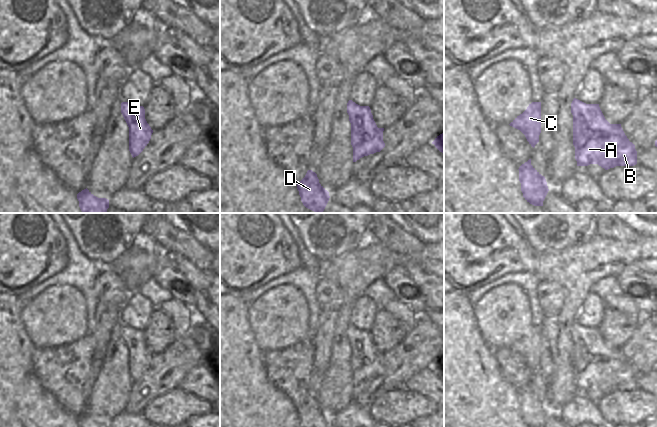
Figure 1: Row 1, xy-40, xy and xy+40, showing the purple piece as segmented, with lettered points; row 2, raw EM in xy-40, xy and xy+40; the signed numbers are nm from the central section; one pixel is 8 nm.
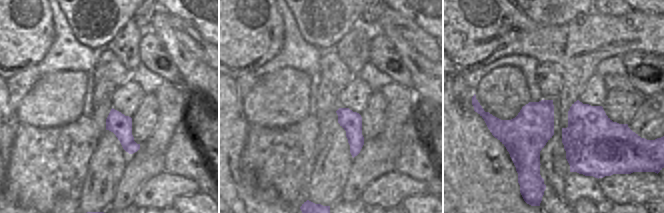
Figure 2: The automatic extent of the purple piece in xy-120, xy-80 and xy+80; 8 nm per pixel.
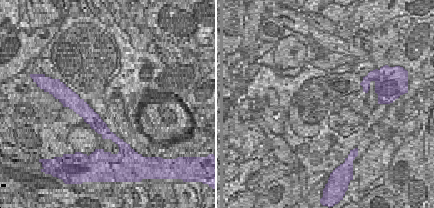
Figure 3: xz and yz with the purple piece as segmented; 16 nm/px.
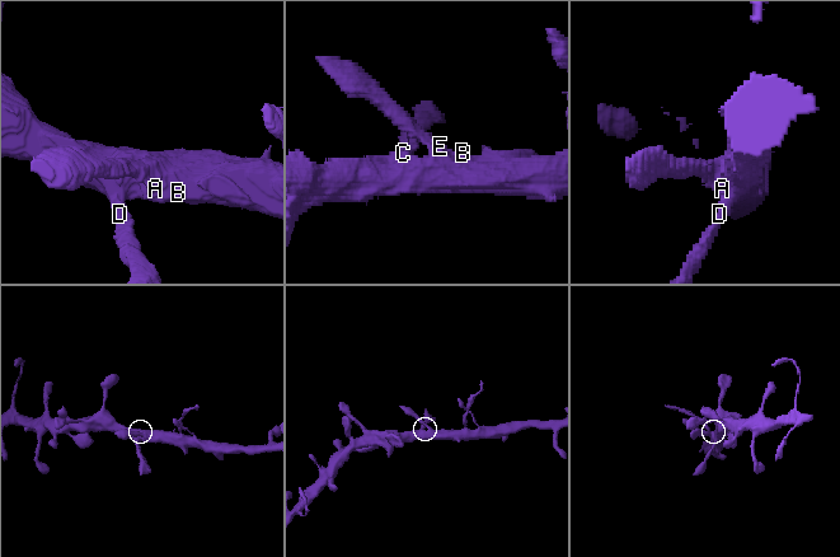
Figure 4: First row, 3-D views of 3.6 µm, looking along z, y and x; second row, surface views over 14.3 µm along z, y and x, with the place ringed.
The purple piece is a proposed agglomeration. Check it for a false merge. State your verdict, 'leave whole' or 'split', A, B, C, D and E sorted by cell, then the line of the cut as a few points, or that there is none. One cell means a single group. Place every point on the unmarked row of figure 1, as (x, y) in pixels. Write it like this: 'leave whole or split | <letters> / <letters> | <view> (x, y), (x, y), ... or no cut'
leave whole | A B C D E | no cut

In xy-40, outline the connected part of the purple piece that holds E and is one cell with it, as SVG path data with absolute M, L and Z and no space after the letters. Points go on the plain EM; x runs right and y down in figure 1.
M122 326L121 337L129 351L129 375L134 382L147 370L153 354L145 343L143 330Z

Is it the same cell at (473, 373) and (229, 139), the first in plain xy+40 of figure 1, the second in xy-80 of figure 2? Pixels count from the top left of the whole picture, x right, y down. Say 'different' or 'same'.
same

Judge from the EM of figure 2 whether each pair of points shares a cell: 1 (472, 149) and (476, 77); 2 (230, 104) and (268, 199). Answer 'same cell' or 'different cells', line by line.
1: different cells
2: same cell

